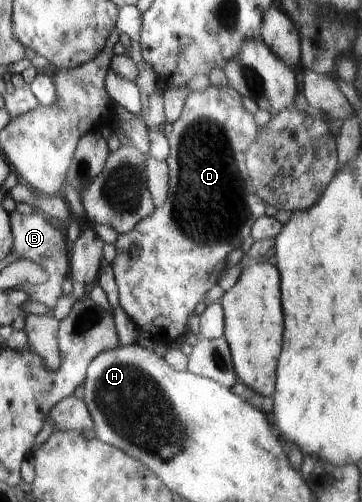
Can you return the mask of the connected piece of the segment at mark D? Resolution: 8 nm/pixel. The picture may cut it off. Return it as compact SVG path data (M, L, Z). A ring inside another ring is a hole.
M211 85L203 92L192 91L186 98L180 117L172 125L172 132L167 136L169 140L169 155L166 160L169 168L167 201L161 207L157 207L154 213L143 219L134 230L118 235L115 242L117 255L110 263L117 284L118 300L121 307L130 315L130 318L135 320L140 331L148 332L155 342L166 340L166 345L168 346L170 342L174 342L174 340L178 341L178 338L182 338L186 334L188 318L194 312L196 304L204 298L204 294L212 286L218 284L218 276L220 276L220 272L226 266L226 256L232 250L240 249L242 240L250 234L250 228L254 226L256 219L259 219L264 214L264 210L266 210L266 203L257 195L257 190L251 183L251 176L249 175L245 160L245 152L248 145L255 140L258 125L256 124L254 115L248 114L244 110L244 106L242 106L242 95L239 92L236 92L232 87L221 90Z

